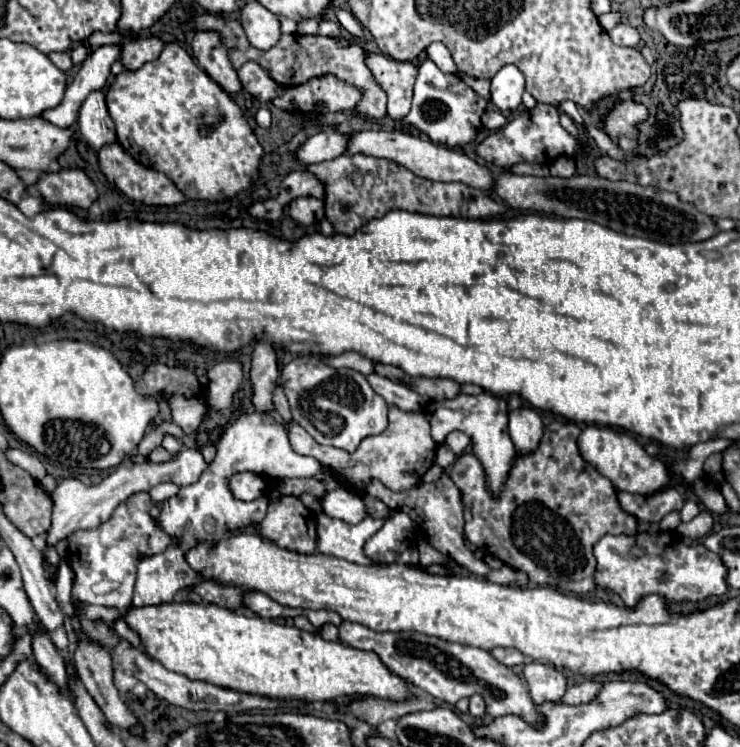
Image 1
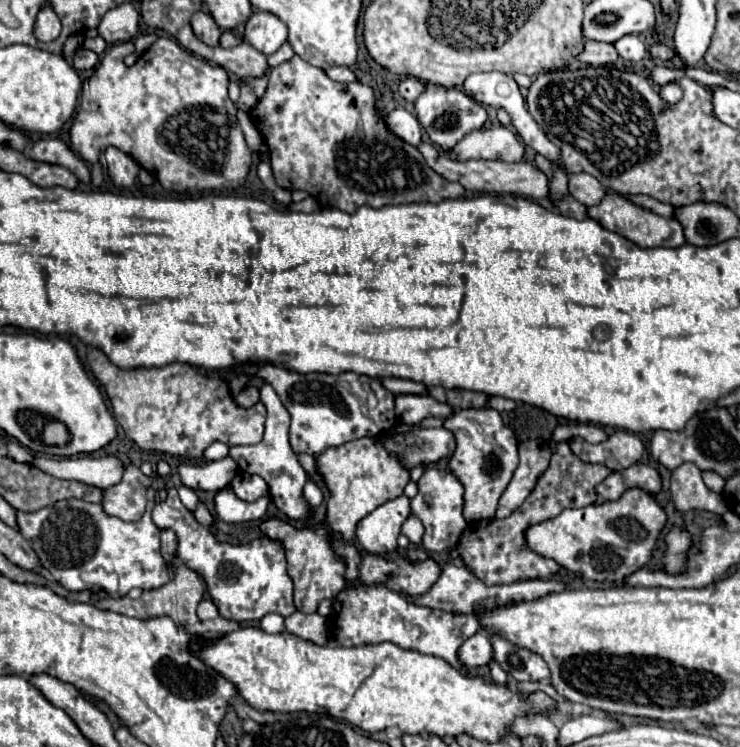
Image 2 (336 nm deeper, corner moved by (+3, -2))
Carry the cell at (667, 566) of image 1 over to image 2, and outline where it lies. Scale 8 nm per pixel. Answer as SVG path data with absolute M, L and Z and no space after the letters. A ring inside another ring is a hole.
M631 488L617 502L567 508L551 520L533 524L525 530L525 544L535 554L551 558L559 566L581 574L587 580L621 584L625 576L647 564L665 520L667 516L663 508L651 494Z

